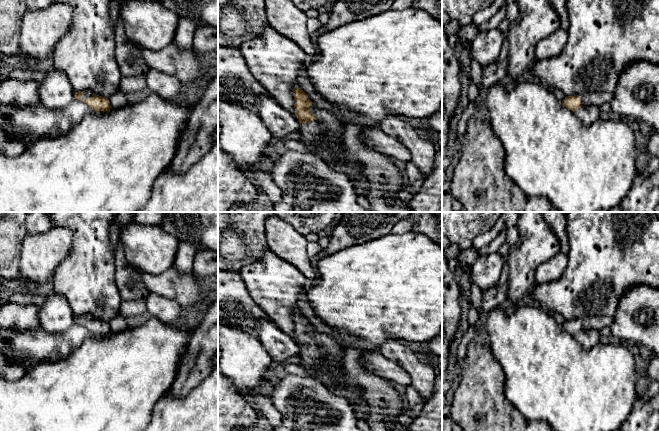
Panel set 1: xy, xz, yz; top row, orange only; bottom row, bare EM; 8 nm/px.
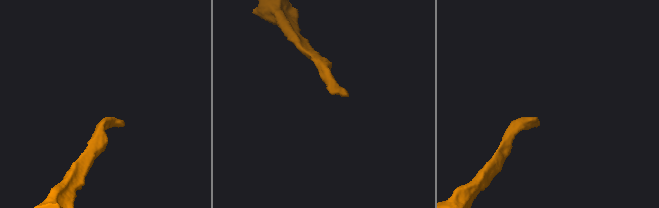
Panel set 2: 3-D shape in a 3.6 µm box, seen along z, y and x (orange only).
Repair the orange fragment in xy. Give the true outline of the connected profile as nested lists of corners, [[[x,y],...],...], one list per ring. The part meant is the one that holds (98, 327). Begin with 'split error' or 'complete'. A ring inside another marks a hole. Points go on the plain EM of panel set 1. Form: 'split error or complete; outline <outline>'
split error; outline [[[86,314],[74,317],[74,324],[80,324],[88,328],[95,335],[108,335],[111,333],[109,323]]]

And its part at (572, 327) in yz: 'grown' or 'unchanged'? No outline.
grown

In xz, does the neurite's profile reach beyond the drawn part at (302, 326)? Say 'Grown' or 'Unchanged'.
Grown

